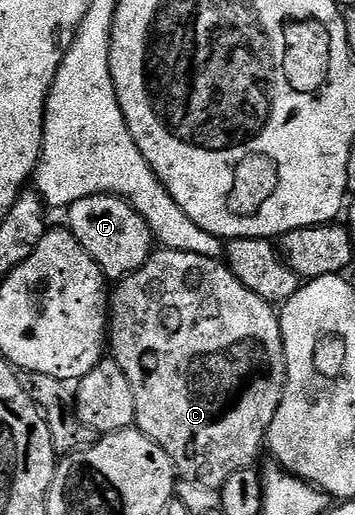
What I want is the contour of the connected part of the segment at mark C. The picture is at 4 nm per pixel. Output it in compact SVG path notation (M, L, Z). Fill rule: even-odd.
M160 248L153 251L141 268L125 276L111 289L110 356L120 367L122 374L126 374L126 382L130 382L130 390L134 390L135 427L146 433L155 444L162 446L162 450L166 450L170 462L176 467L176 475L179 479L186 482L202 482L202 486L219 489L230 474L255 465L256 451L265 447L268 427L270 422L274 422L274 414L282 402L286 375L284 343L277 309L262 298L258 298L254 290L242 286L242 282L229 270L227 263L206 258L202 254L190 254L186 250Z

